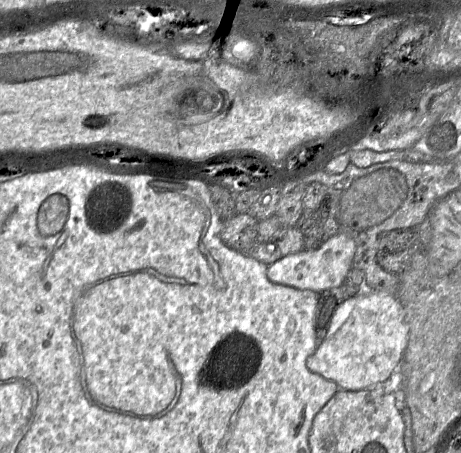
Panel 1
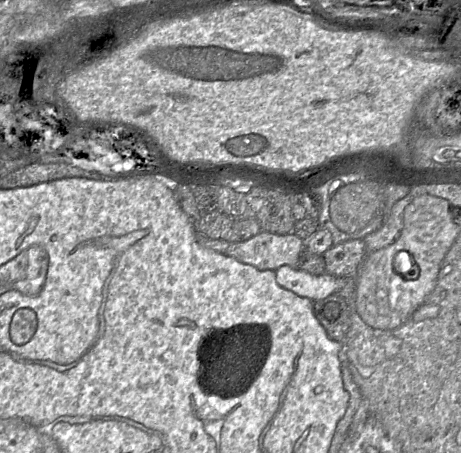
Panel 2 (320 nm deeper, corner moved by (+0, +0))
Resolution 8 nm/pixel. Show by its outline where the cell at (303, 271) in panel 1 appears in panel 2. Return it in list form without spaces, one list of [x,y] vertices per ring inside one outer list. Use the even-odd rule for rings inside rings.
[[[283,265],[275,270],[275,274],[281,287],[311,301],[324,299],[335,293],[336,278],[327,272],[314,275]]]

